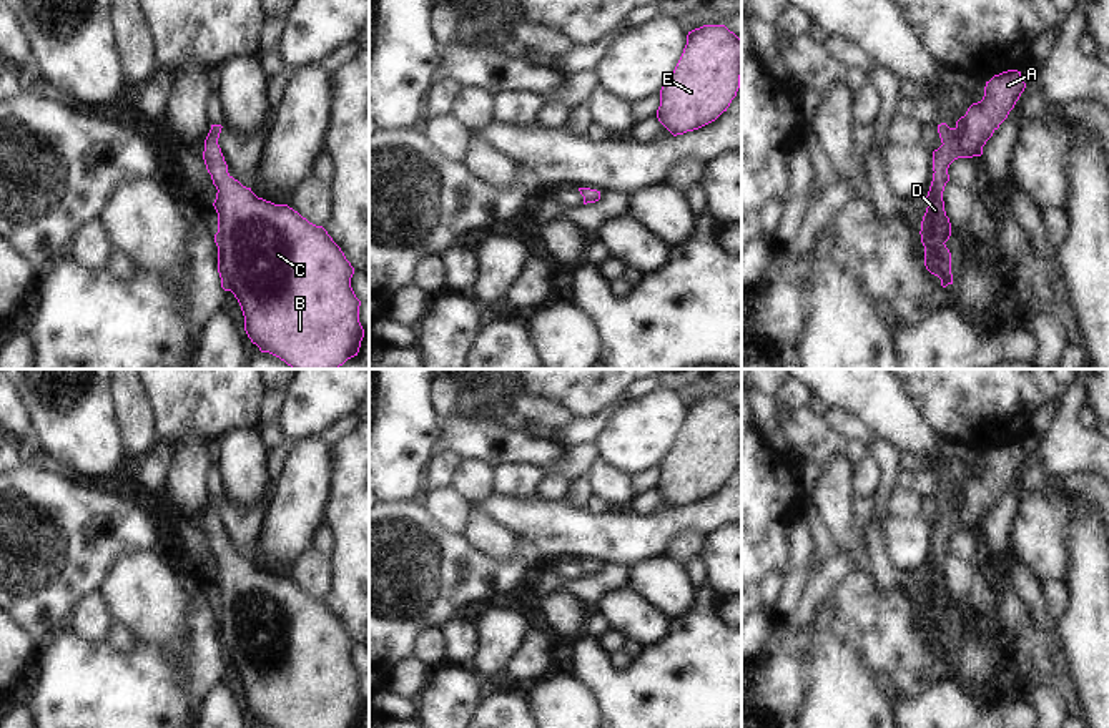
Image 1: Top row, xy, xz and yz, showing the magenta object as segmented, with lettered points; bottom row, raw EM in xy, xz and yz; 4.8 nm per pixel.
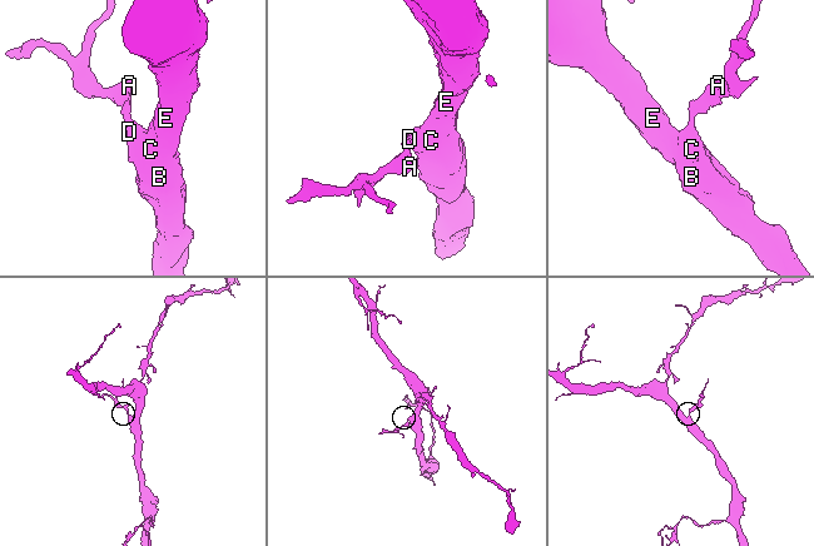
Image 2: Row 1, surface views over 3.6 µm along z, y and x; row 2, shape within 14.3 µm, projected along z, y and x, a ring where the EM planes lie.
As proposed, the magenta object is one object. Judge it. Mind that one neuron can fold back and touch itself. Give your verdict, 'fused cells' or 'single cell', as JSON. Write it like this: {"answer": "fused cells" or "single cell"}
{"answer": "single cell"}

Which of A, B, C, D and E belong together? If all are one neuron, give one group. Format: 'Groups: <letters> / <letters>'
Groups: A B C D E

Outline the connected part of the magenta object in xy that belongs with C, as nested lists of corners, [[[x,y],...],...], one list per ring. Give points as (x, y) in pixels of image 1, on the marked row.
[[[211,125],[203,160],[213,184],[218,213],[218,273],[221,288],[238,299],[244,331],[261,352],[269,352],[293,369],[338,369],[357,356],[364,329],[361,301],[351,288],[354,268],[323,226],[316,226],[288,204],[258,198],[228,173],[218,145],[221,125]]]

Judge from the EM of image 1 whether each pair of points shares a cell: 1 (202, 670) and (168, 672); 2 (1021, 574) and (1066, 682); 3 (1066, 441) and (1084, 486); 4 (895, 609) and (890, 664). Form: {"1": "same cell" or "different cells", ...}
{"1": "same cell", "2": "same cell", "3": "different cells", "4": "same cell"}

